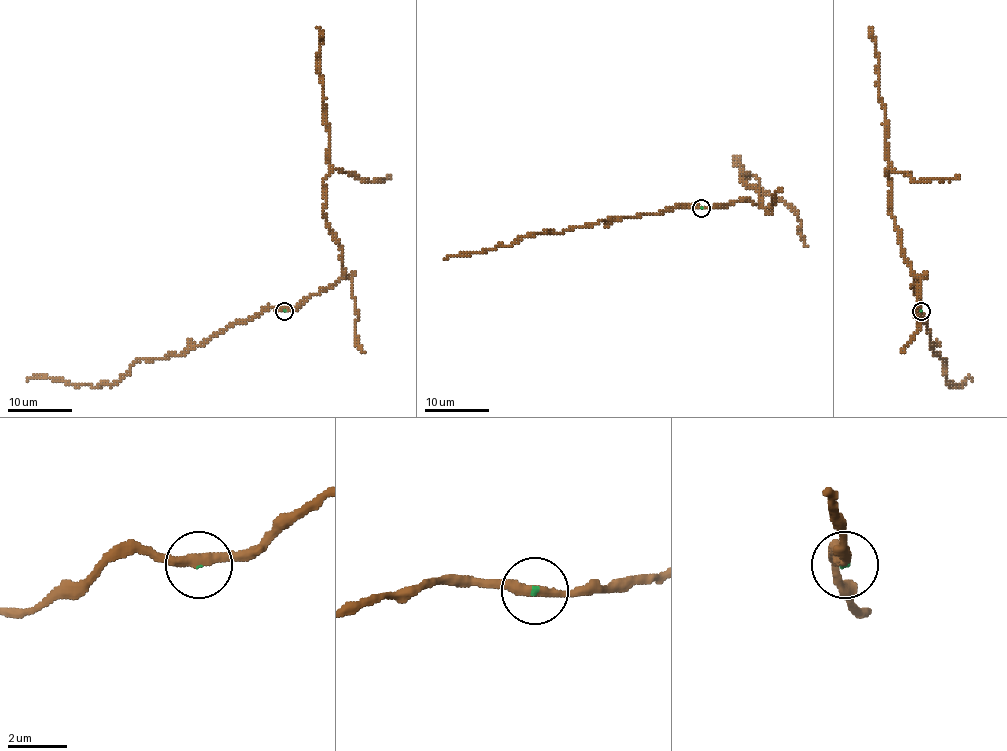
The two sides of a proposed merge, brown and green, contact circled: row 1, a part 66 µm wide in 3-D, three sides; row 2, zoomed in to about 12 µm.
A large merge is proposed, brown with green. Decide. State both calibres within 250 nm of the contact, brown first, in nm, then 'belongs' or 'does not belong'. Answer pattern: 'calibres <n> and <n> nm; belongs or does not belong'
calibres 340 and 80 nm; belongs

